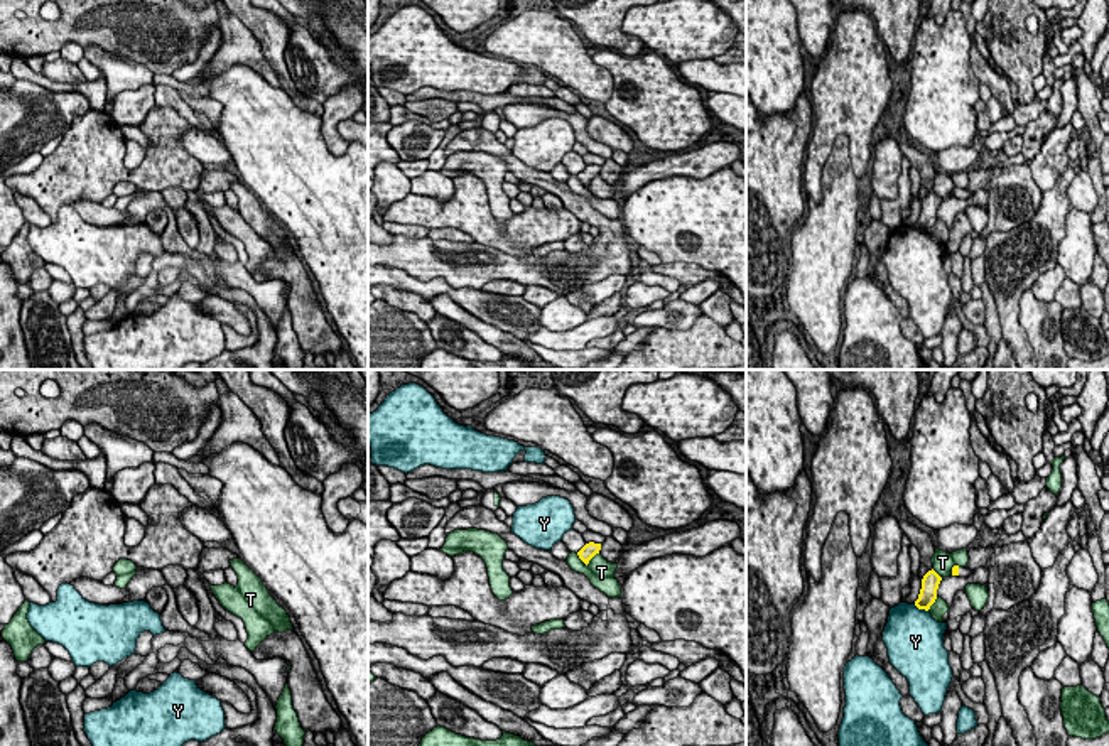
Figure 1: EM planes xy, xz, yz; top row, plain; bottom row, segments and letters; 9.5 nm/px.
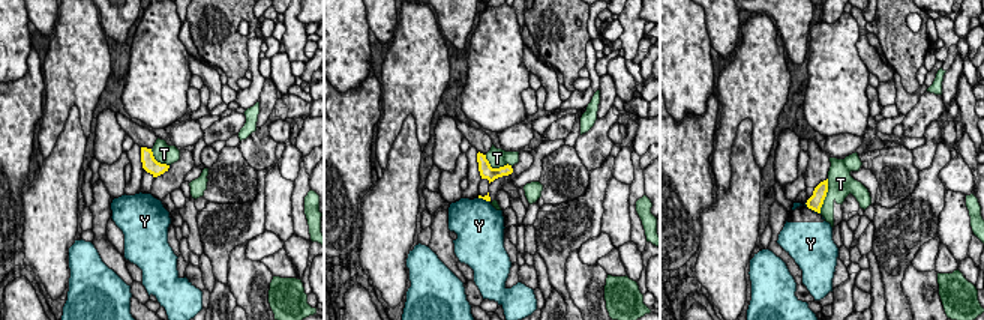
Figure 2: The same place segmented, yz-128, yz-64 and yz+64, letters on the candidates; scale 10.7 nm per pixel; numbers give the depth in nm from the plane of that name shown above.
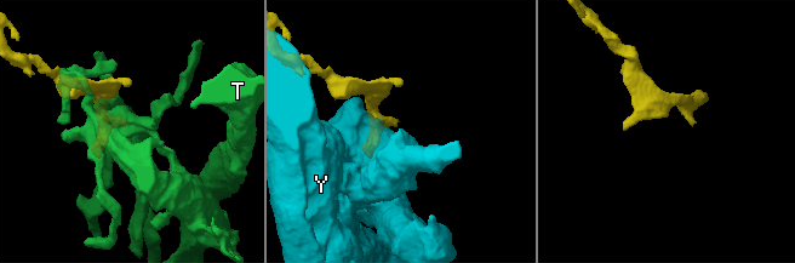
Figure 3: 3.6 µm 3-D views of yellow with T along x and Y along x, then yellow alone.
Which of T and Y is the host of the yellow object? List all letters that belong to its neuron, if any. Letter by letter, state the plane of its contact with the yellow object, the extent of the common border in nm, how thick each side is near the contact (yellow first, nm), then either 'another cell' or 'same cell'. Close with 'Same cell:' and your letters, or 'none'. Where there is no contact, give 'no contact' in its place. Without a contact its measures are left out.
T: xz | 220 nm | 140/260 nm | another cell
Y: yz | 160 nm | 170/480 nm | another cell
Same cell: none

